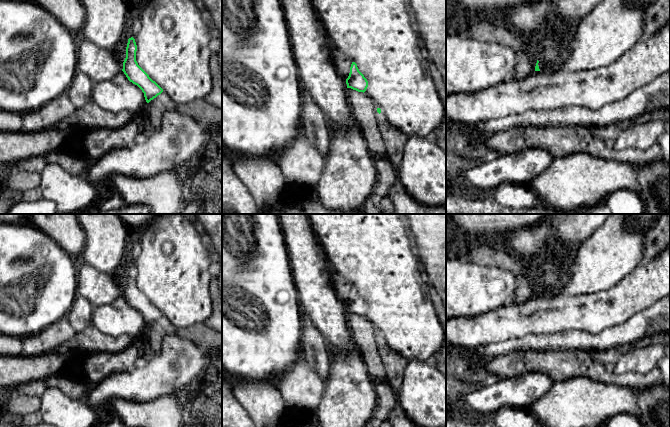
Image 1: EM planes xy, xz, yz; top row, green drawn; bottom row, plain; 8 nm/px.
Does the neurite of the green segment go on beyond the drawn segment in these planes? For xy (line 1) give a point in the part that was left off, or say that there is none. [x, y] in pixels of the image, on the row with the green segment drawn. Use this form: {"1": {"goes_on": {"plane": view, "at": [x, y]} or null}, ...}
{"1": {"goes_on": null}}

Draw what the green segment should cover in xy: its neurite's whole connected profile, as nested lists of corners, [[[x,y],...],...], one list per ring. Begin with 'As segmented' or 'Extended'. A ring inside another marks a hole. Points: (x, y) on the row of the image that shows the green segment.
As segmented. [[[133,37],[128,39],[126,47],[126,58],[123,62],[122,71],[130,82],[137,85],[147,103],[163,92],[163,89],[153,81],[149,75],[138,65],[136,61],[137,45]]]

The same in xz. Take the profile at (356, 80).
Extended. [[[332,47],[331,58],[337,73],[346,79],[347,88],[364,93],[368,87],[368,81],[359,71],[357,64],[334,47]]]

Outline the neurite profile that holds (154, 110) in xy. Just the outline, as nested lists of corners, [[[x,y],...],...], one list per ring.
[[[163,91],[156,98],[147,103],[145,107],[145,120],[143,125],[152,132],[161,125],[163,114],[169,110],[175,110],[177,104]]]

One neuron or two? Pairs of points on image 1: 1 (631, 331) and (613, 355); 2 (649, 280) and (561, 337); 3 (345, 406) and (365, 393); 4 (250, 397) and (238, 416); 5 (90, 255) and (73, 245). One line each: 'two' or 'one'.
1: two
2: two
3: one
4: two
5: two

